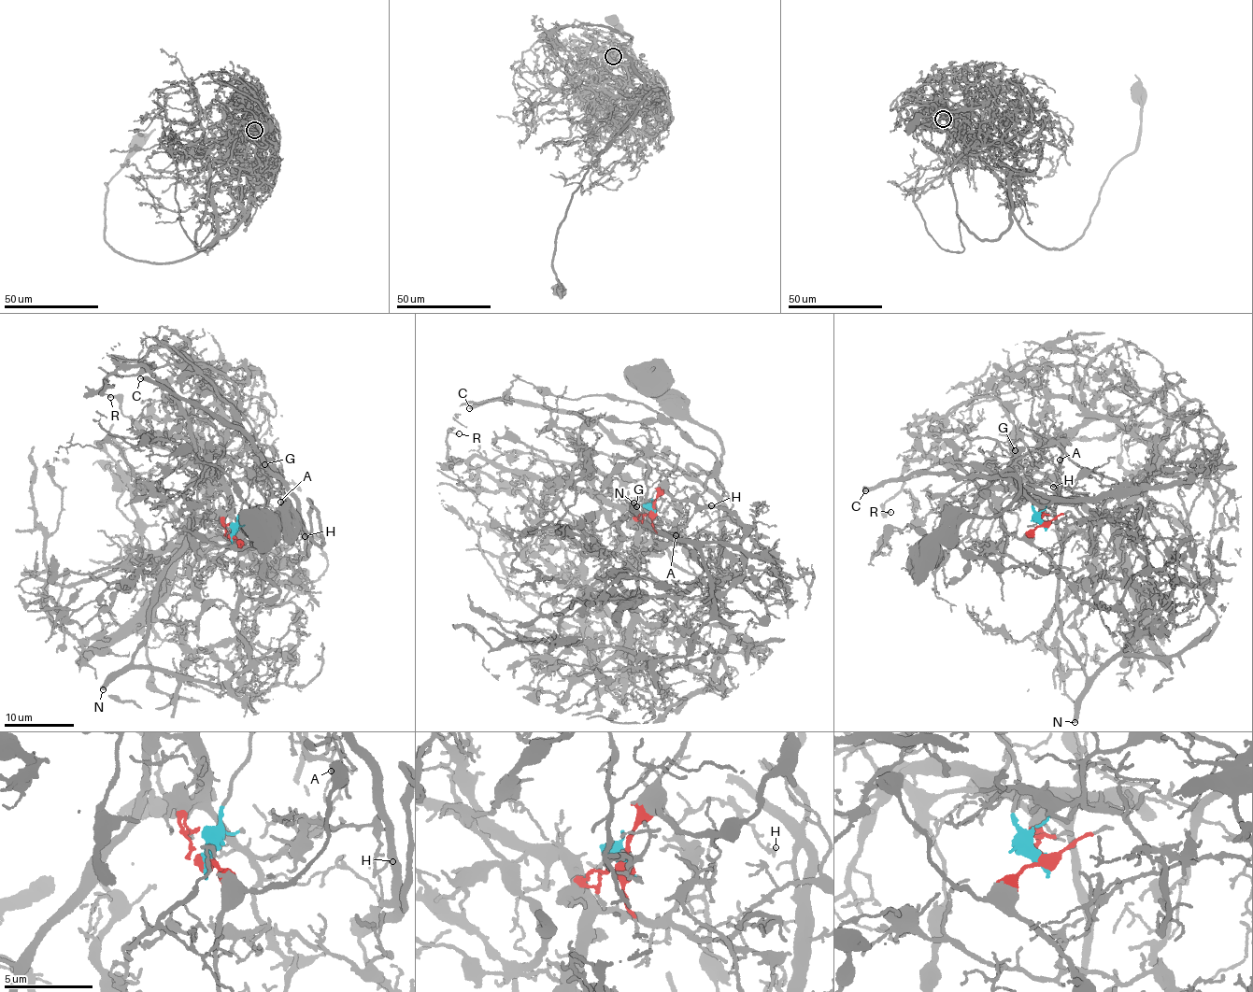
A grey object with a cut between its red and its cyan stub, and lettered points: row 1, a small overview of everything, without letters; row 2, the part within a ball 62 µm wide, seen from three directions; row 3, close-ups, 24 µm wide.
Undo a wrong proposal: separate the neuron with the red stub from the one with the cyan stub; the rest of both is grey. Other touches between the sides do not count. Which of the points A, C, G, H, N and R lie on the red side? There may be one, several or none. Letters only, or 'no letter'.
A, H, N, R

